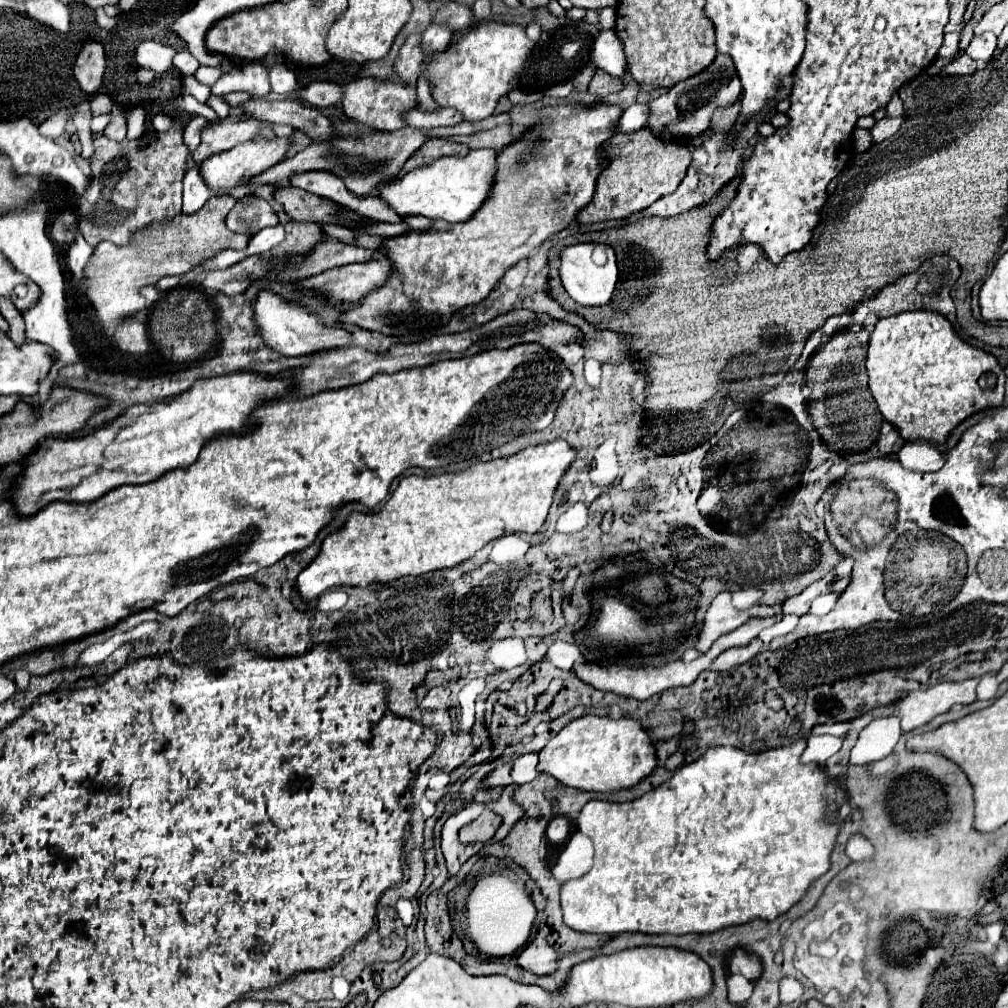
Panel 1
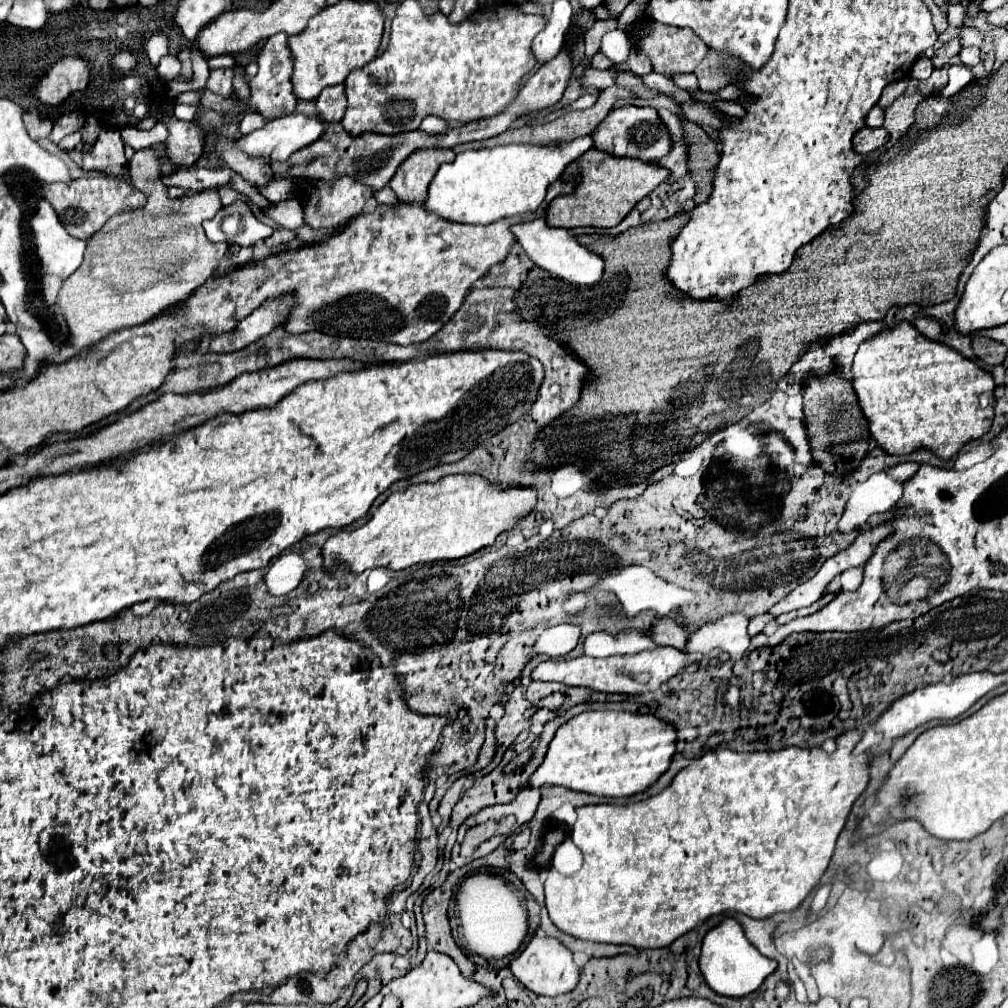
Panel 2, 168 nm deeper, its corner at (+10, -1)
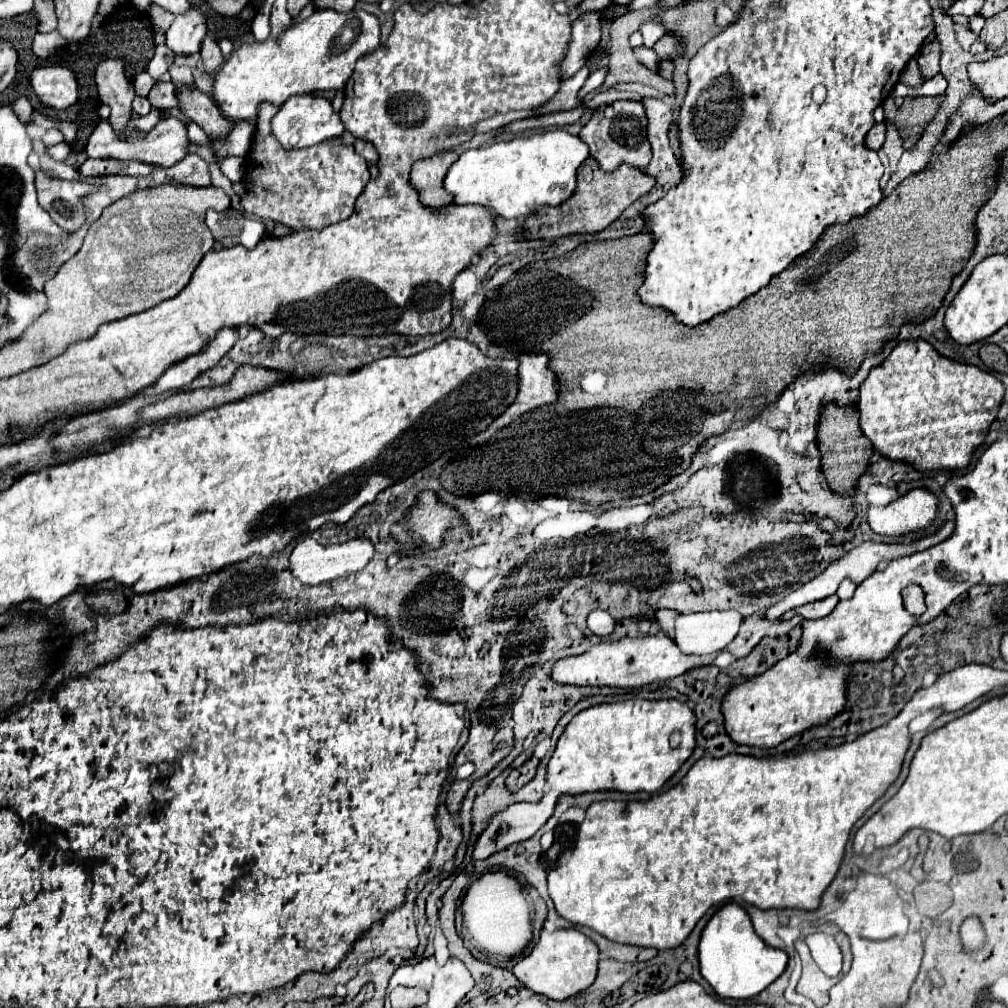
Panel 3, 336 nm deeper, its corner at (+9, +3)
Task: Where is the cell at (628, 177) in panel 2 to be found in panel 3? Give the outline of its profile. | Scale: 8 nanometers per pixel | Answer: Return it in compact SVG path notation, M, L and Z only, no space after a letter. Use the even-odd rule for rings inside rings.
M586 158L578 170L578 186L574 194L556 208L544 206L544 210L536 210L536 218L524 222L524 232L528 238L544 238L554 240L560 236L570 236L578 232L598 232L610 226L632 202L640 196L648 194L654 188L656 180L642 172L640 168L620 164L612 172L604 172L594 158Z

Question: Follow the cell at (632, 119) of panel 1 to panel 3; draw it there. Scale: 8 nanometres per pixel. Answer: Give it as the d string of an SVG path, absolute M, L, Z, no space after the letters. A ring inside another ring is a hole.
M550 130L544 134L522 136L510 142L498 142L488 148L466 150L448 170L444 178L444 190L454 198L454 204L480 204L490 206L502 218L514 218L524 222L546 204L562 204L576 188L576 170L588 158L588 146L566 130Z

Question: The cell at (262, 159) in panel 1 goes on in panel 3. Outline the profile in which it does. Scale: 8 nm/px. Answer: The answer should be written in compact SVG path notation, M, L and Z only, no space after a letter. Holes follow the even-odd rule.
M304 94L300 98L288 98L288 102L284 102L284 106L280 106L278 114L272 118L272 134L284 150L308 148L318 142L338 138L344 132L346 130L344 124L340 122L340 116L332 110L332 104L322 96Z

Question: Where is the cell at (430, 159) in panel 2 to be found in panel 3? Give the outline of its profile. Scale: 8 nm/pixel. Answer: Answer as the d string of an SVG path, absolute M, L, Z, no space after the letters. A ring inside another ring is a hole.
M446 150L440 154L434 154L430 158L418 160L412 166L412 174L410 174L410 184L418 190L420 200L424 206L430 208L440 208L440 206L448 206L452 204L452 200L444 194L442 188L442 180L444 174L448 172L448 166L458 158L458 154L454 150Z

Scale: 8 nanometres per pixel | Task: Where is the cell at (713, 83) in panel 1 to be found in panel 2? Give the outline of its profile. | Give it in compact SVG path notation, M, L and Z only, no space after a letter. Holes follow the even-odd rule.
M621 106L613 108L593 130L591 130L593 146L601 152L609 152L611 156L627 156L627 158L641 158L643 162L657 162L671 150L671 140L667 134L665 124L661 122L657 110L653 108L639 108L639 106Z

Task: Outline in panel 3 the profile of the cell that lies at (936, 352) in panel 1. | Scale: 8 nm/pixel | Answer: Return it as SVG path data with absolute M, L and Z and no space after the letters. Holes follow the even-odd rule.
M908 340L898 344L890 356L882 364L874 366L862 382L858 400L860 428L864 436L872 440L874 448L890 460L910 462L918 470L960 470L968 466L974 448L982 444L984 434L996 420L1002 396L1004 384L990 372L940 356L926 340Z

